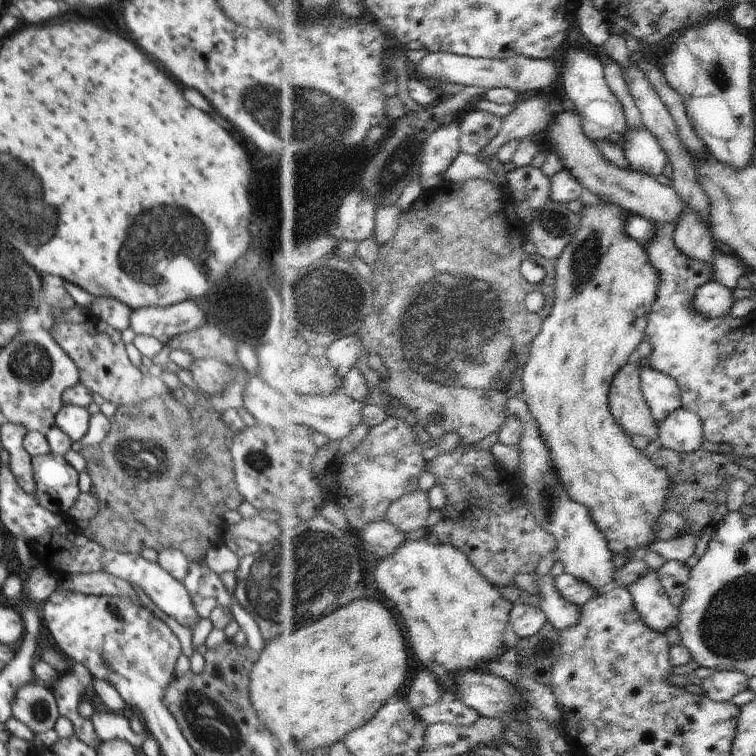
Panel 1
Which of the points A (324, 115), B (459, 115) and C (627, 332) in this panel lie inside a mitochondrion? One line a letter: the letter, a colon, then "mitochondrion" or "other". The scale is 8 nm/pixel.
A: mitochondrion
B: other
C: other

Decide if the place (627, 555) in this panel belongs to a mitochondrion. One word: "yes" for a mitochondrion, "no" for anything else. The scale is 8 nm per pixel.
no

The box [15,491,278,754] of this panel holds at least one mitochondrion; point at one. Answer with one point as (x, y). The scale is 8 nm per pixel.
(39, 711)

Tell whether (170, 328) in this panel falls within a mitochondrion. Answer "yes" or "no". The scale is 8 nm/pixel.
no

